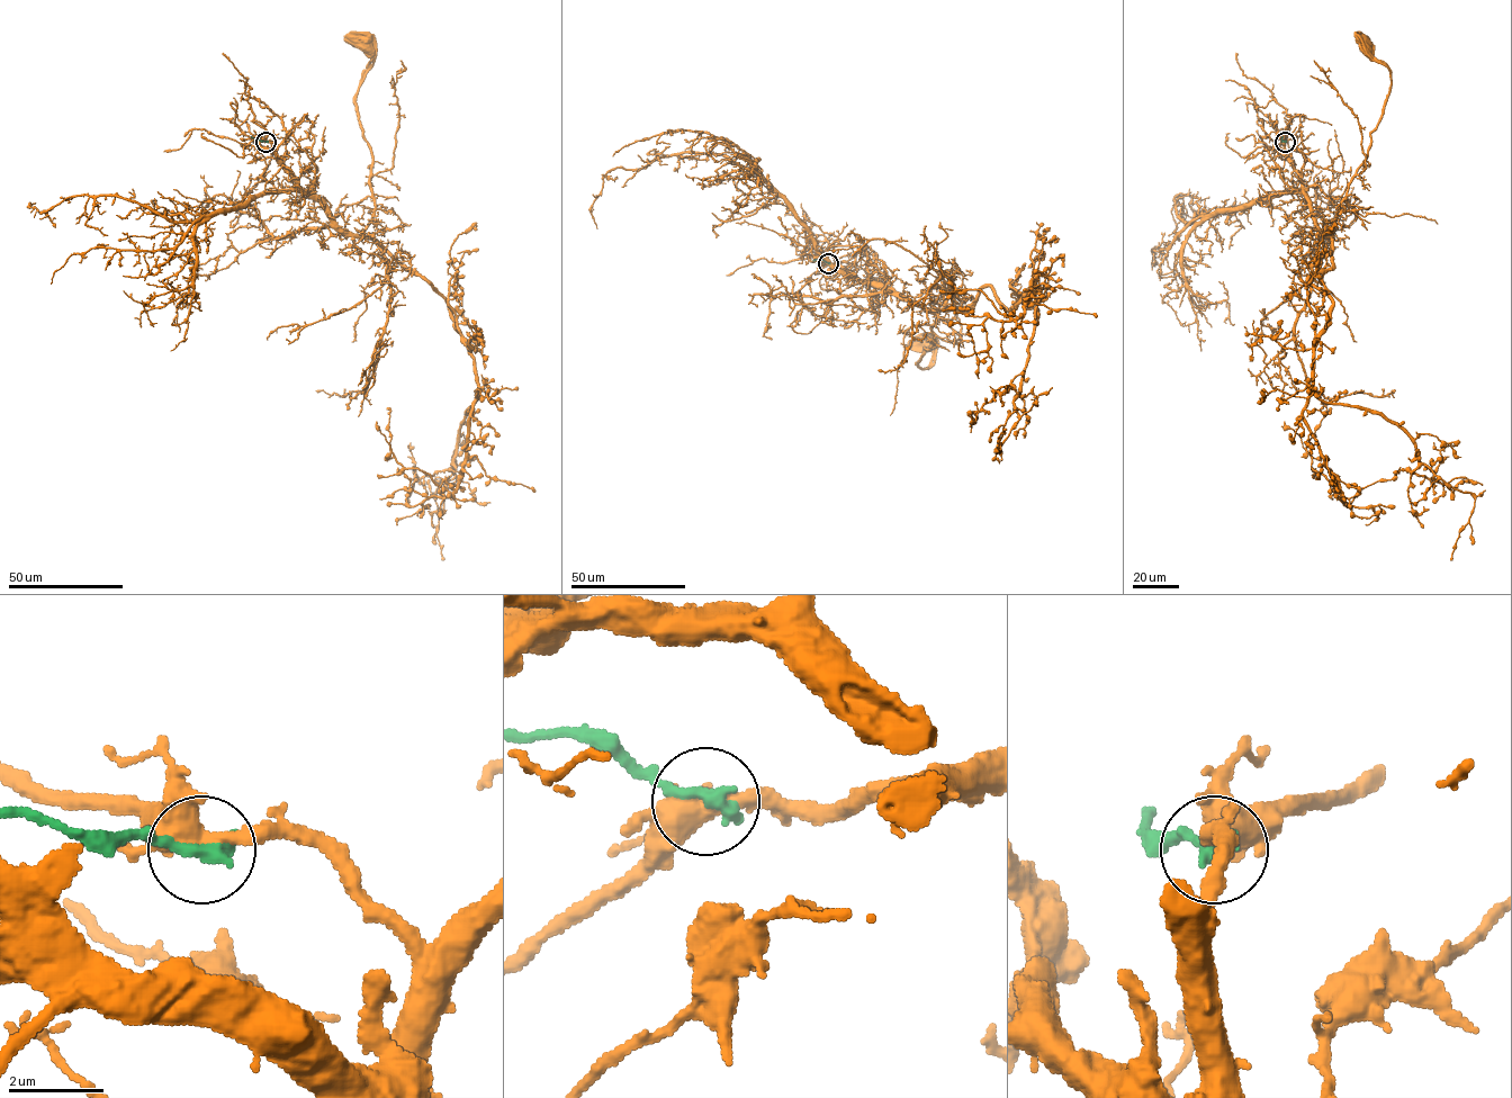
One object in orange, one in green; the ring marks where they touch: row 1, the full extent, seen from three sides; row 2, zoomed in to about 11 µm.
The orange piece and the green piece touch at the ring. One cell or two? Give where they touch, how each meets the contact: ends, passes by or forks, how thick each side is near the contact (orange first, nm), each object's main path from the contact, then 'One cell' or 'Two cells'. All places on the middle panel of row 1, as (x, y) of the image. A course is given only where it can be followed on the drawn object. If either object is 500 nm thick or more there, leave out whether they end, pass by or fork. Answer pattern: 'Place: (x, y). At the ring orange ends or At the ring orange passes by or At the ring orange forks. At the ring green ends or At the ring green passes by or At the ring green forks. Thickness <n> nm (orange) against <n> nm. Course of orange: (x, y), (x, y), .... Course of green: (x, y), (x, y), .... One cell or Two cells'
Place: (828, 263). At the ring orange passes by. At the ring green ends. Thickness 480 nm (orange) against 400 nm. Course of orange: (828, 262), (932, 312), (937, 317), (934, 343), (917, 363), (929, 369), (934, 353), (924, 342). Course of green: (828, 262), (812, 260). Two cells

